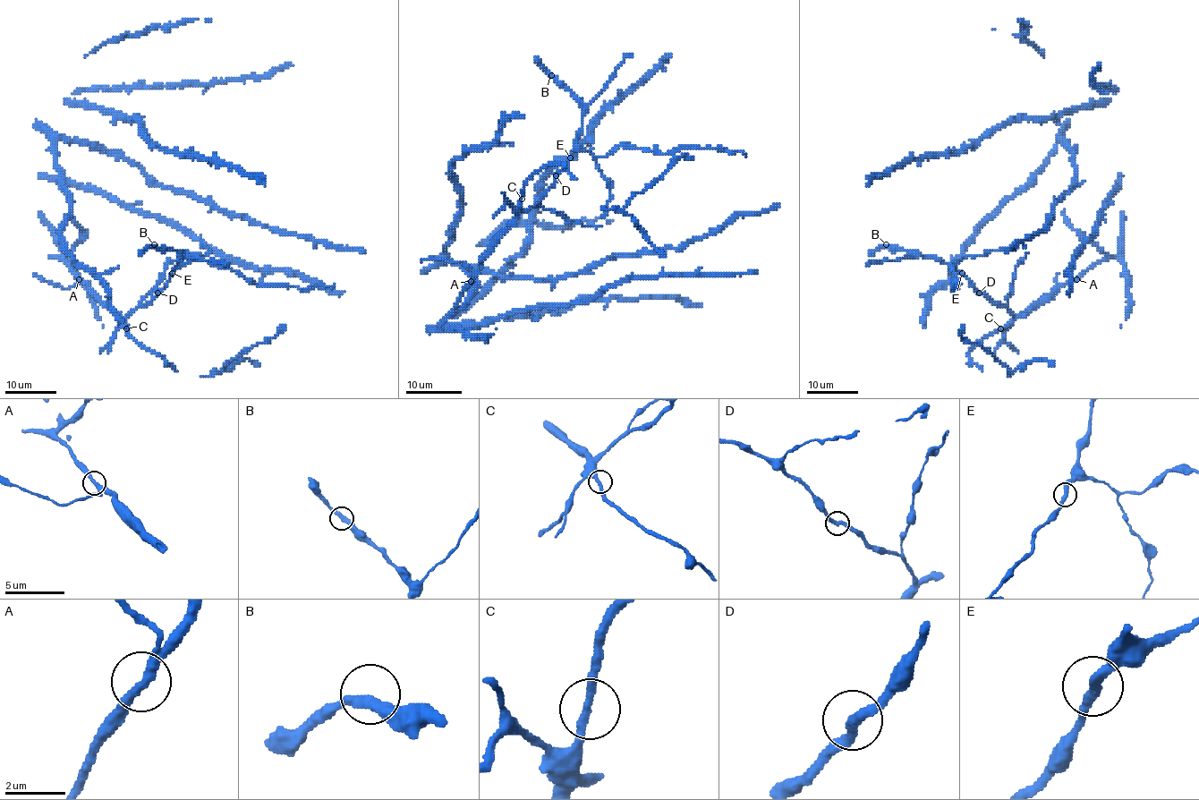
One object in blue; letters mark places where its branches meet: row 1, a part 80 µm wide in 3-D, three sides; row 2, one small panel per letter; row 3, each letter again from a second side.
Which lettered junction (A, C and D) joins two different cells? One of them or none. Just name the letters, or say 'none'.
none

